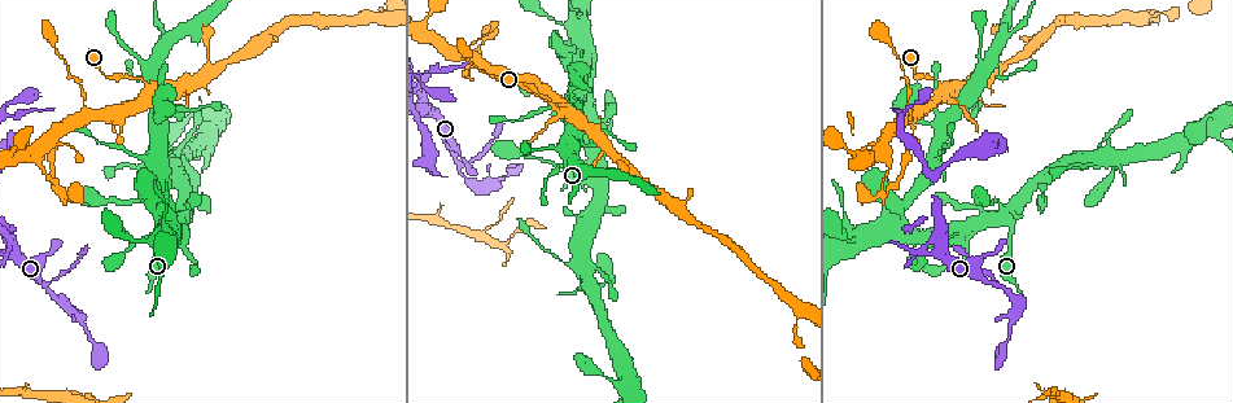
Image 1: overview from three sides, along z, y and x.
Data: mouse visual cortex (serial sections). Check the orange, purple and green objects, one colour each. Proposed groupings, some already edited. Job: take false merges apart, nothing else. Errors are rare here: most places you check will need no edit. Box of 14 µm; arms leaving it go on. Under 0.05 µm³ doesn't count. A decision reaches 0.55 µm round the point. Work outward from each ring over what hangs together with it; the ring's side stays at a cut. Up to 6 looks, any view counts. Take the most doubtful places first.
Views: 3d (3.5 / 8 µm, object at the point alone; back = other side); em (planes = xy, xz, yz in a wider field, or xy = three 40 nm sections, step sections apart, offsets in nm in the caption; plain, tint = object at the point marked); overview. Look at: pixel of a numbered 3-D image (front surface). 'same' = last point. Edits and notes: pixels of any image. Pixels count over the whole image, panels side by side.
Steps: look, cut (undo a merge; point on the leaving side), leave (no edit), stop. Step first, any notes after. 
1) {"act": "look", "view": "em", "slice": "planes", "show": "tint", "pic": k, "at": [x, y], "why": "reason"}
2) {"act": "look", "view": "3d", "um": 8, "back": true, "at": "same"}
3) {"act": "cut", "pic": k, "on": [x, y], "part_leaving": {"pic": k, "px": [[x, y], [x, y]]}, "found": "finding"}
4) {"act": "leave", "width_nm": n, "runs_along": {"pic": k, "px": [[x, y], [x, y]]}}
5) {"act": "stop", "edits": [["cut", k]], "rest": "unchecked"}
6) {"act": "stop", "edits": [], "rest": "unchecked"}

{"act": "look", "view": "3d", "um": 8, "pic": 1, "at": [461, 167], "why": "side arm on a straight run"}

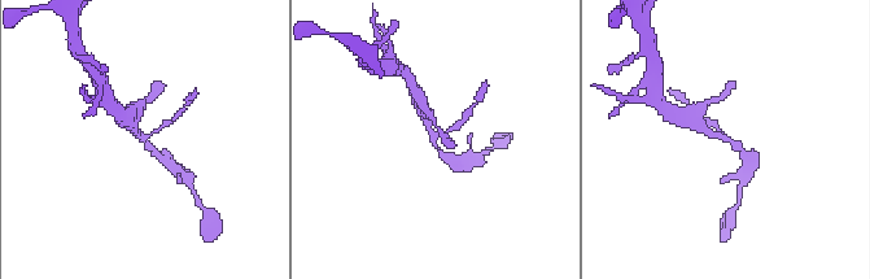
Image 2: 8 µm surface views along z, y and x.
{"act": "look", "view": "em", "slice": "xy", "step": 2, "show": "tint", "pic": 2, "at": [432, 135], "why": "need the tissue"}

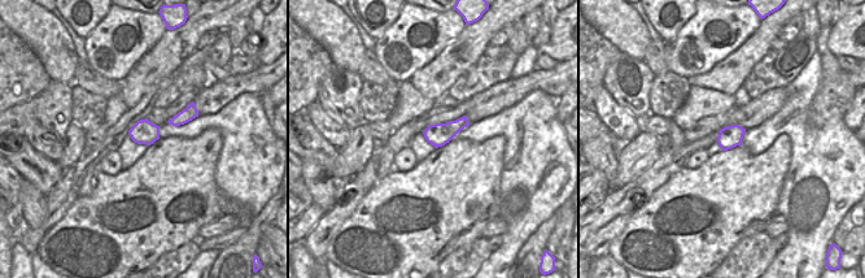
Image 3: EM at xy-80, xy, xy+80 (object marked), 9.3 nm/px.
{"act": "leave", "arms": 3, "runs_along": {"pic": 2, "px": [[695, 121], [750, 156]]}, "found": "one cell here"}

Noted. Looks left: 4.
{"act": "look", "view": "3d", "um": 8, "back": true, "pic": 1, "at": [1009, 219], "why": "four arms meet"}

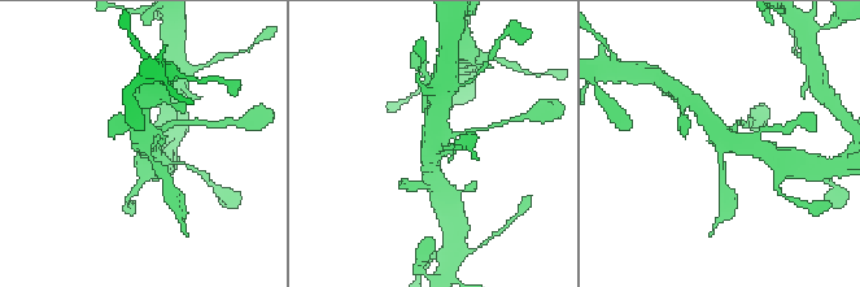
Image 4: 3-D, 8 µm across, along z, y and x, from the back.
{"act": "look", "view": "em", "slice": "xy", "step": 3, "show": "tint", "pic": 4, "at": [728, 146], "why": "now the EM"}

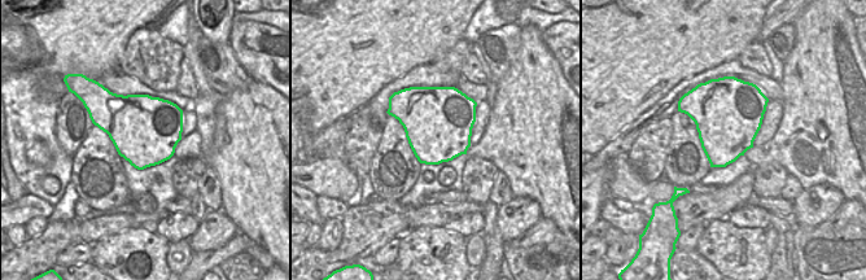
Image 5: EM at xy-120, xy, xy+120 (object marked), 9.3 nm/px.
{"act": "leave", "found": "continuous, no second cell"}

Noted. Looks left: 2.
{"act": "look", "view": "3d", "um": 3.5, "pic": 1, "at": [563, 112], "why": "small branch off a trunk"}

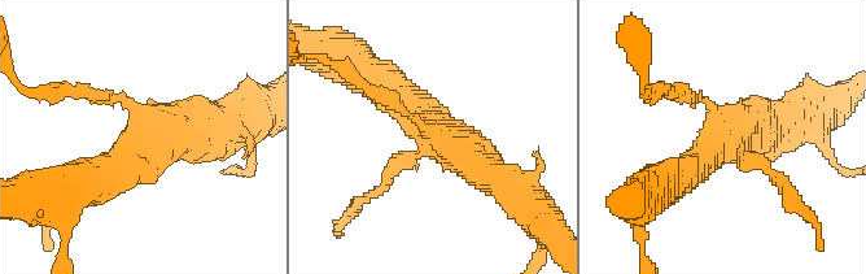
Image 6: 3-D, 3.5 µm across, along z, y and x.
{"act": "look", "view": "em", "slice": "xy", "step": 1, "show": "tint", "pic": 6, "at": [438, 137], "why": "need the tissue"}

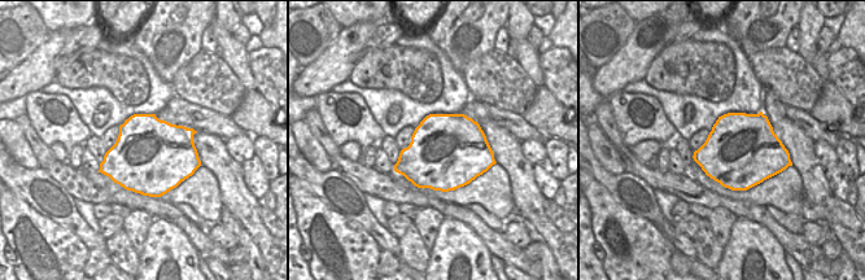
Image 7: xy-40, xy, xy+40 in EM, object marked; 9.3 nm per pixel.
{"act": "leave", "runs_along": {"pic": 6, "px": [[77, 91], [121, 99], [145, 124], [97, 179]]}, "found": "one cell here"}

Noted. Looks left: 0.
{"act": "stop", "edits": [], "rest": "unchecked"}

